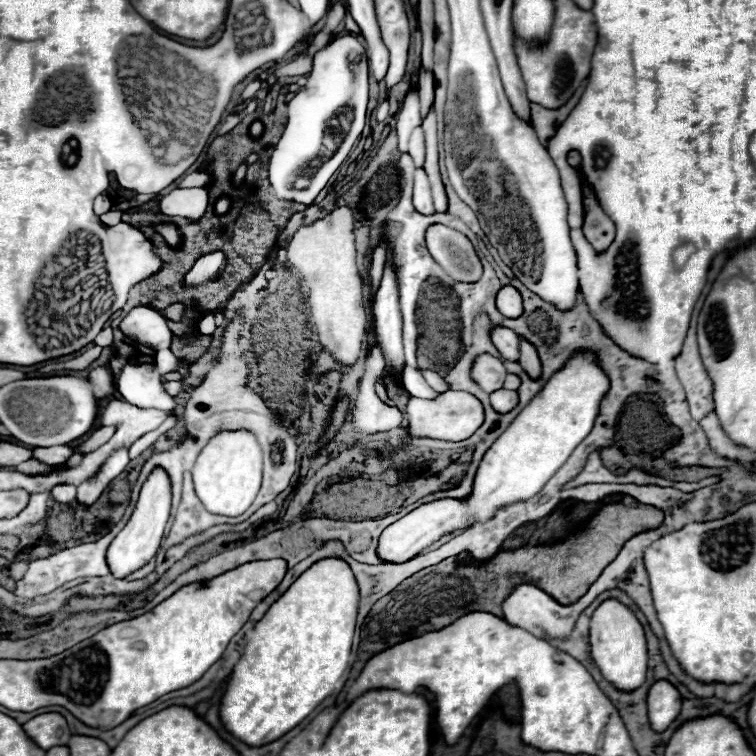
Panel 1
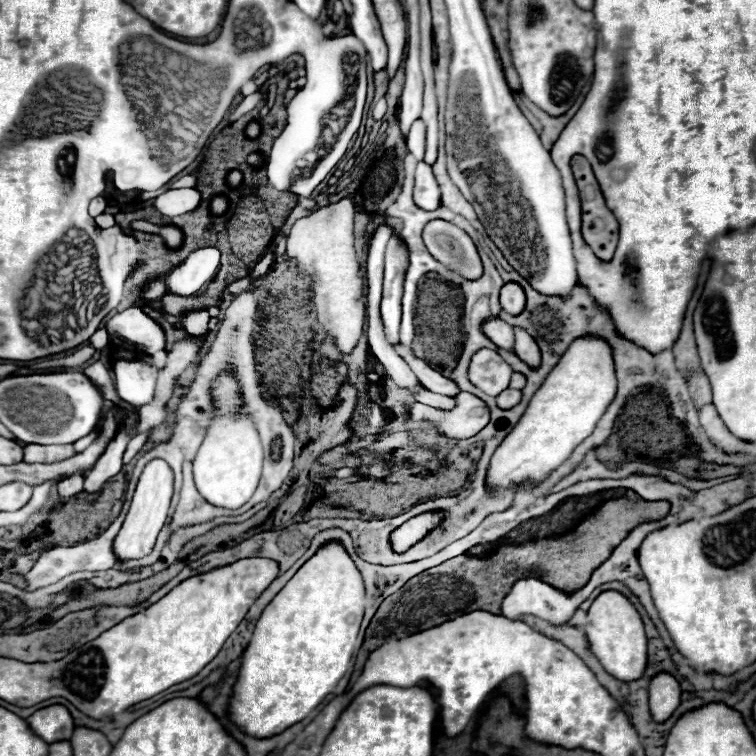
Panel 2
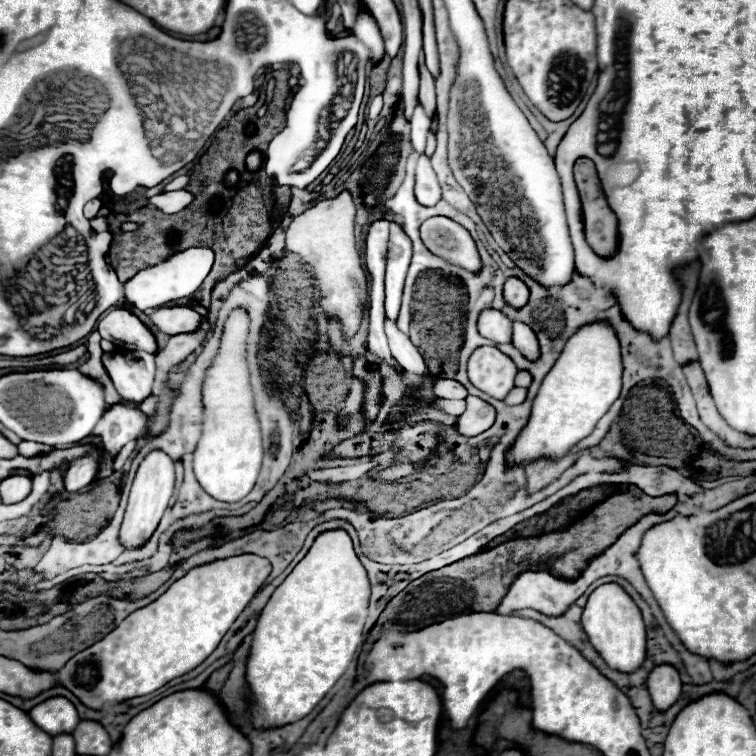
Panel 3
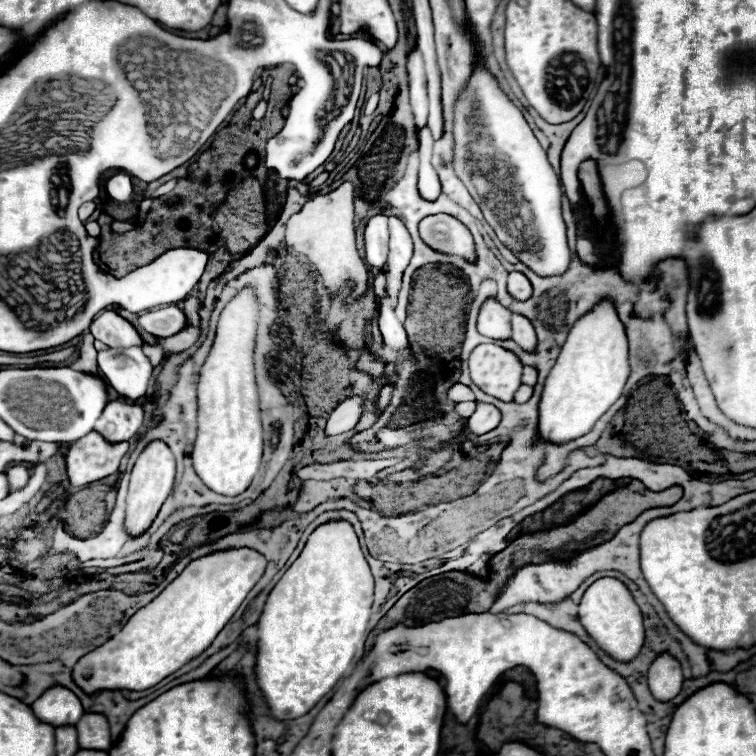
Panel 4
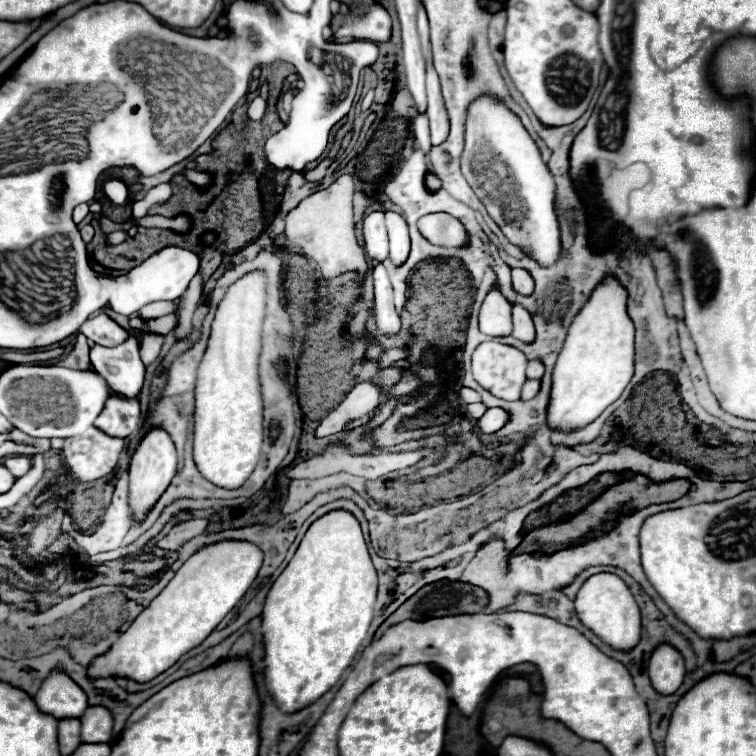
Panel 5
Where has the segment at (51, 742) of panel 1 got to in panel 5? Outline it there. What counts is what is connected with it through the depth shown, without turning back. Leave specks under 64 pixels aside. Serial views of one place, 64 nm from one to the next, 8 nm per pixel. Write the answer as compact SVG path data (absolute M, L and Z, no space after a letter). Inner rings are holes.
M62 670L48 674L34 700L42 712L52 714L58 720L70 716L78 718L88 708L86 692Z

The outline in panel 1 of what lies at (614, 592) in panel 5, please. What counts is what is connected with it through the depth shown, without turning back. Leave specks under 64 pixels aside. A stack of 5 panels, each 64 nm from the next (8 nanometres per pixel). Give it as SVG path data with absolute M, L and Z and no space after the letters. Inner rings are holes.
M608 598L600 602L600 606L594 610L590 618L590 646L592 646L592 658L598 664L602 676L616 688L634 690L646 680L648 652L646 652L644 628L638 622L636 614L620 600Z

